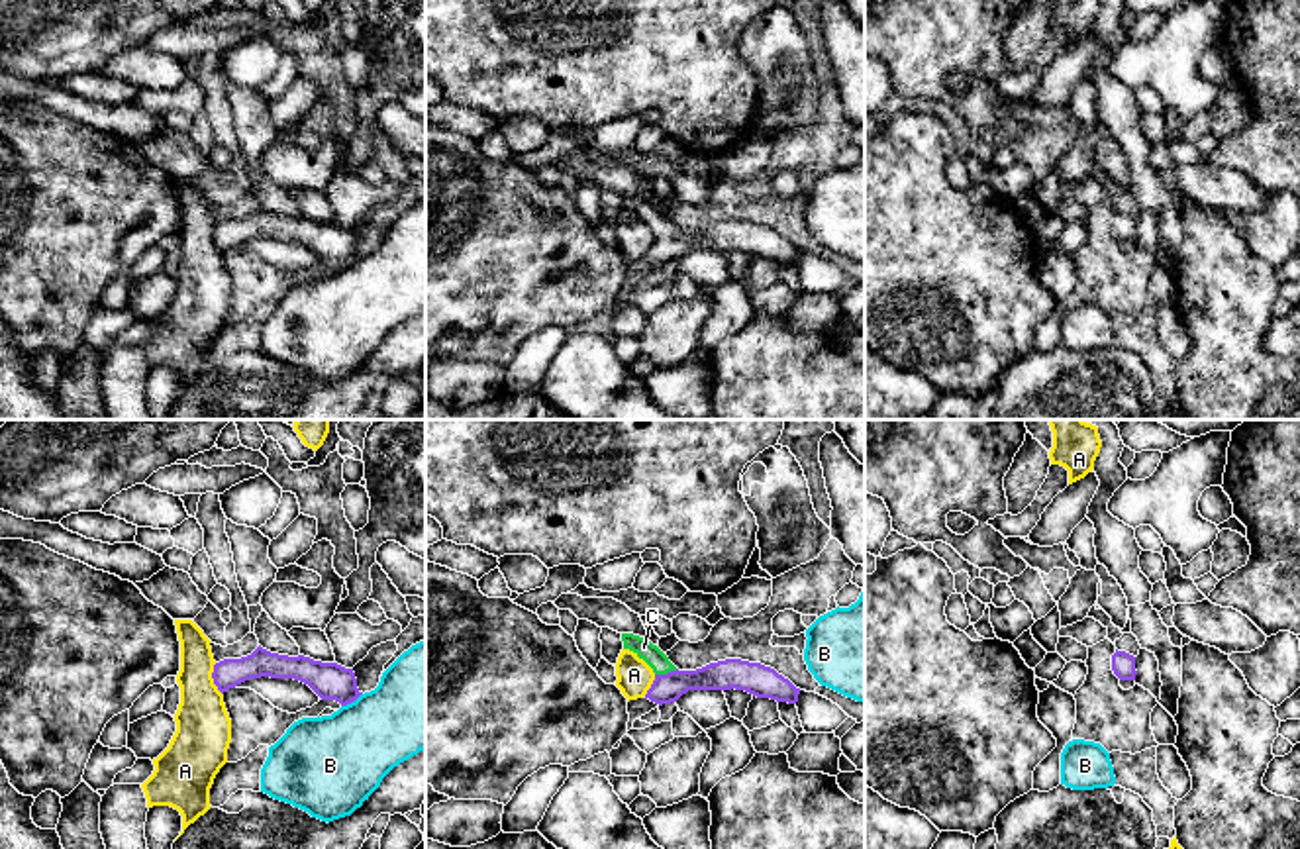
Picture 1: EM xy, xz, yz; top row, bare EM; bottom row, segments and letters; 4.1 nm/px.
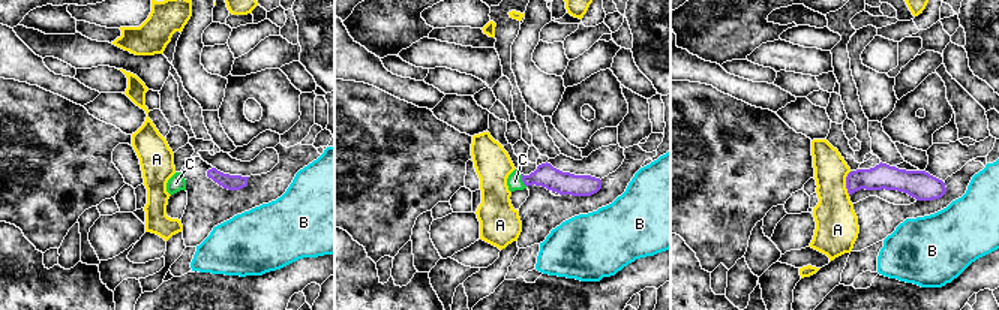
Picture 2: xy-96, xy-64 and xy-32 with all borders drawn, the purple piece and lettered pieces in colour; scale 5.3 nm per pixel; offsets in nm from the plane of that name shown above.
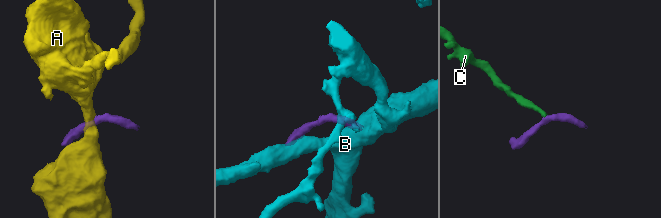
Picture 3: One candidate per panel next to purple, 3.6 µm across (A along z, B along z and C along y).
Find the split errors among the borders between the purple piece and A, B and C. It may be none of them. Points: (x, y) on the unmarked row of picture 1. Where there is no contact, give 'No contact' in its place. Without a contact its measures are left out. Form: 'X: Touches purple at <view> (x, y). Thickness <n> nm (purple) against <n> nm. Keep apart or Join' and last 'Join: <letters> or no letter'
A: Touches purple at xy (214, 240). Thickness 120 nm (purple) against 220 nm. Keep apart
B: Touches purple at xy (351, 261). Thickness 160 nm (purple) against 380 nm. Keep apart
C: Touches purple at xz (665, 236). Thickness 130 nm (purple) against 80 nm. Join
Join: C

